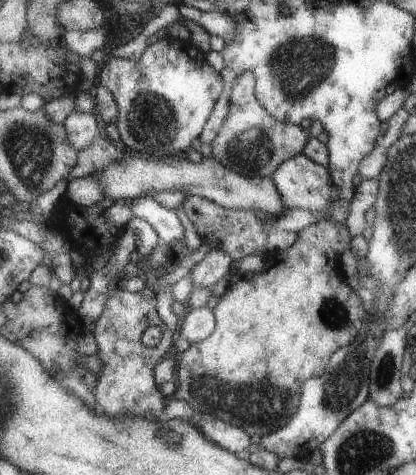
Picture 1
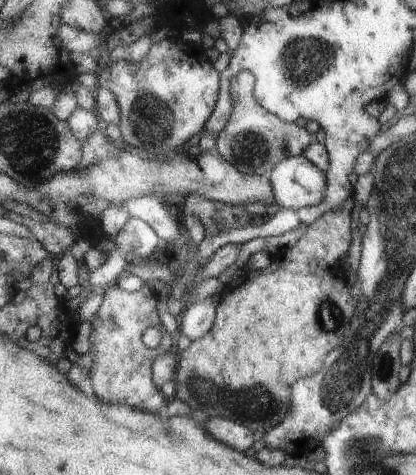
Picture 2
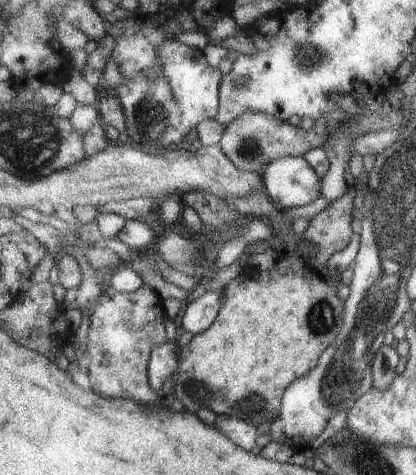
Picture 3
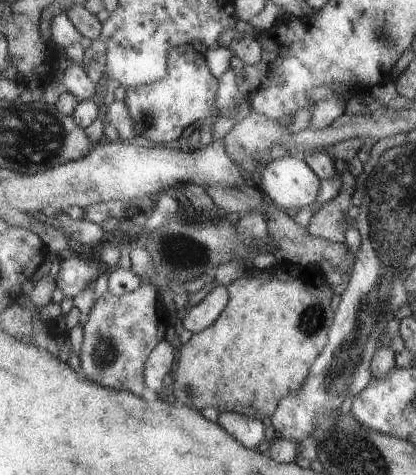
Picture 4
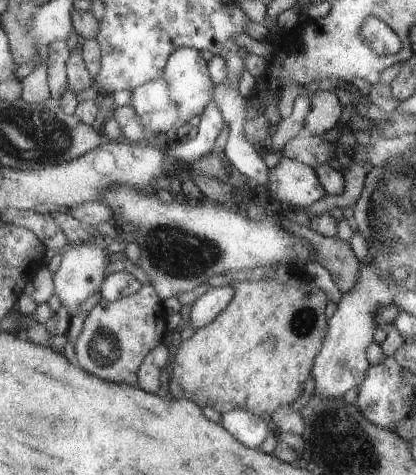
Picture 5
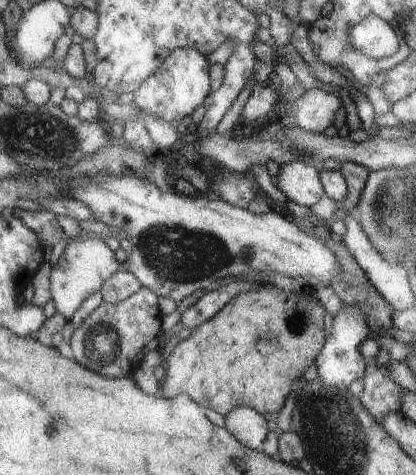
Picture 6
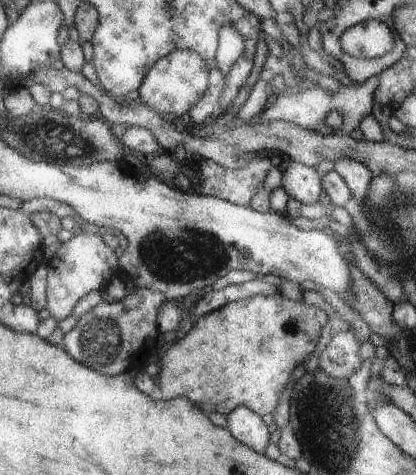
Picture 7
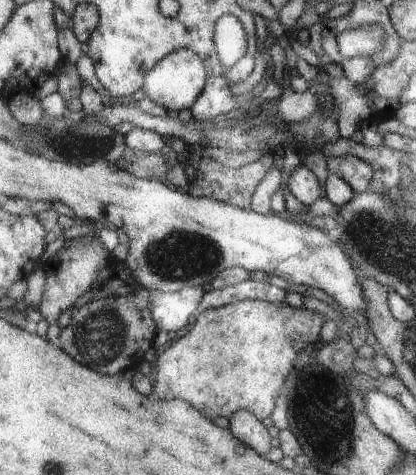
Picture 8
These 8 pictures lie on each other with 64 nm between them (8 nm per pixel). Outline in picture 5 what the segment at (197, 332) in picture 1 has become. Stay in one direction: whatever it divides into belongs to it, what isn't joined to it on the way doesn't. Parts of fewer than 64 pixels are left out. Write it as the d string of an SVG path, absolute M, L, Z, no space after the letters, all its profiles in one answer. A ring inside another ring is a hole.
M227 284L223 288L209 288L199 300L193 302L191 314L189 314L189 326L195 330L211 324L235 298L237 290L233 284Z

